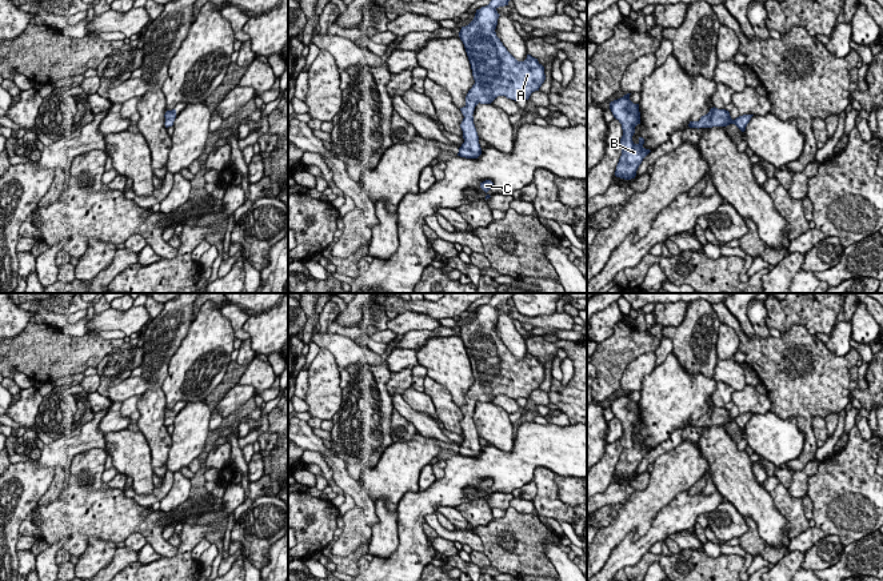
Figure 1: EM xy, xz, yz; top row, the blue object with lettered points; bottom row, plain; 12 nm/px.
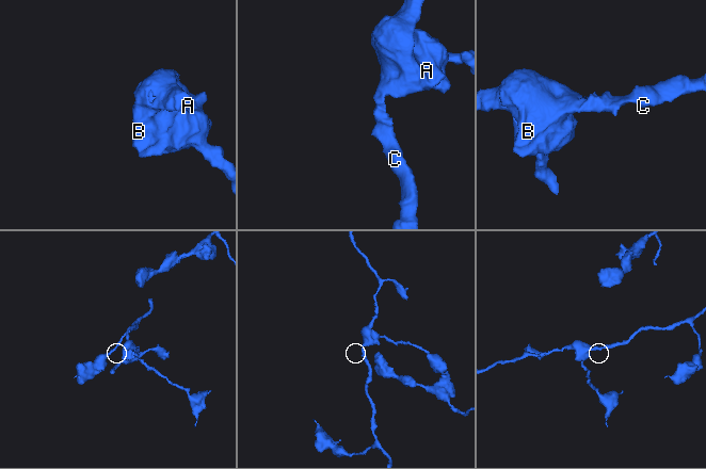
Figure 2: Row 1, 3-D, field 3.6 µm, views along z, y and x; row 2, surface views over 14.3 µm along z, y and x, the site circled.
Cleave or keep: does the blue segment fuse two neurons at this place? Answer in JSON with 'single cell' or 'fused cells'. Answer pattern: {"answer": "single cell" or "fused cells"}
{"answer": "single cell"}

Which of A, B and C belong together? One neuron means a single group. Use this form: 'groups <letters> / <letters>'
groups A B C

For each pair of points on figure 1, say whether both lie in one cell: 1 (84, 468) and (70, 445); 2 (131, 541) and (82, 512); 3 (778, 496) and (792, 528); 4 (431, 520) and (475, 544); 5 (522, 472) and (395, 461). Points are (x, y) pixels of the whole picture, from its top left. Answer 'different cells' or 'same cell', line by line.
1: different cells
2: different cells
3: same cell
4: same cell
5: different cells

